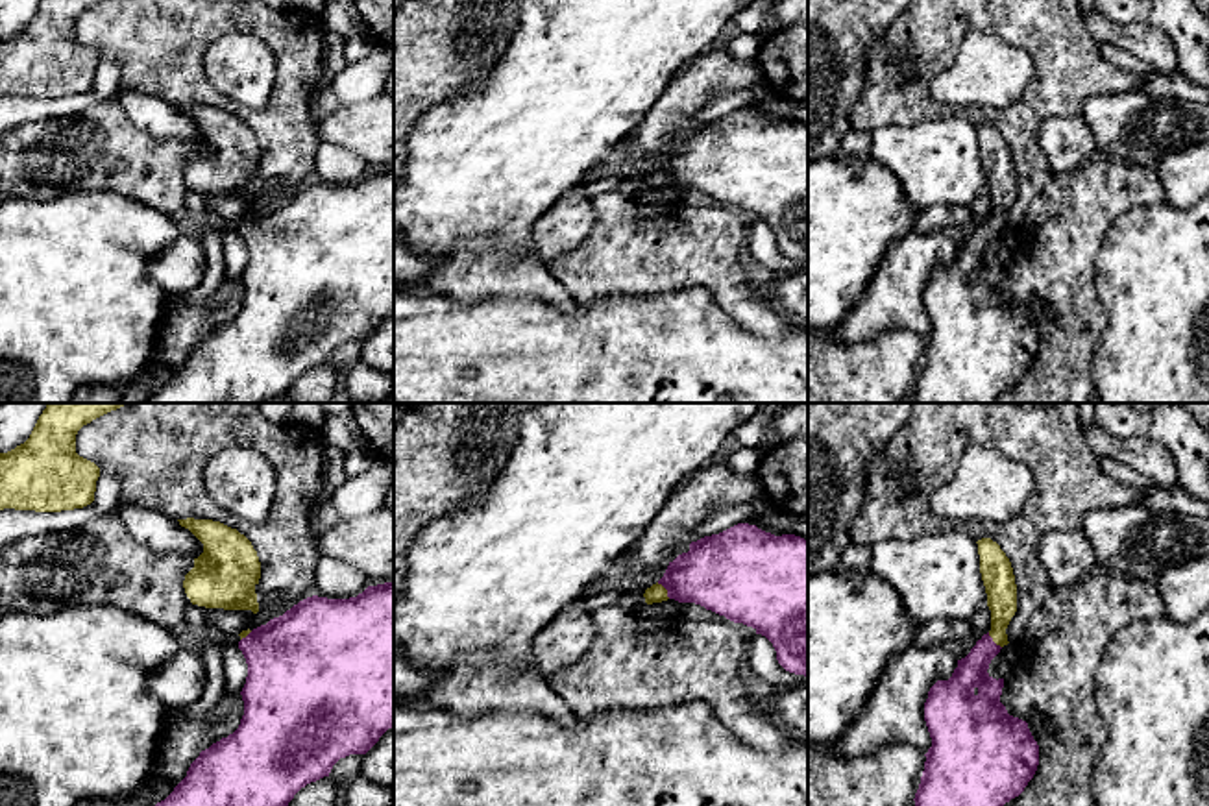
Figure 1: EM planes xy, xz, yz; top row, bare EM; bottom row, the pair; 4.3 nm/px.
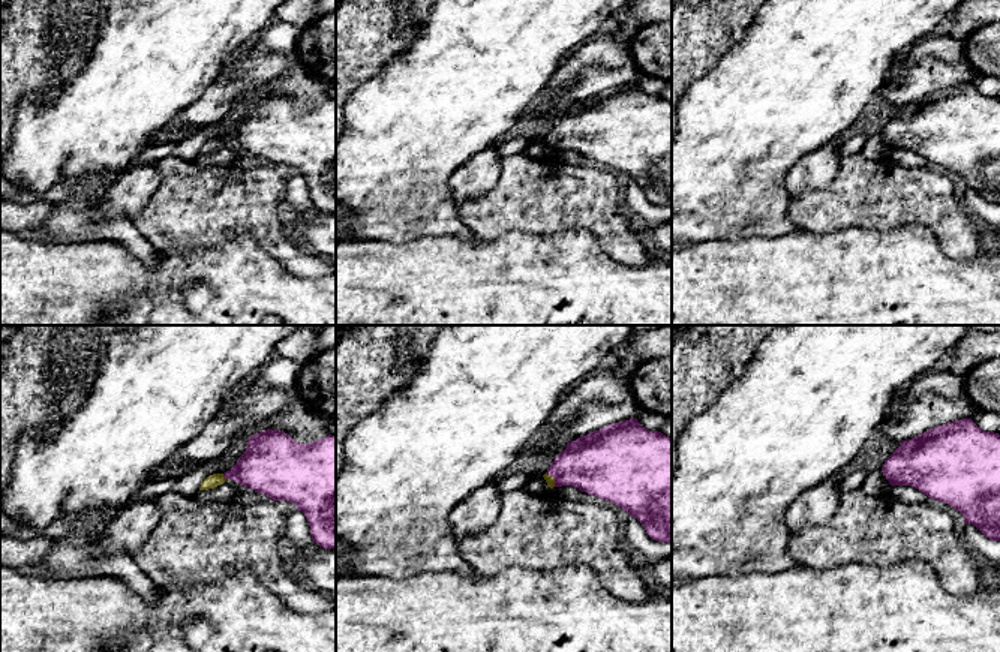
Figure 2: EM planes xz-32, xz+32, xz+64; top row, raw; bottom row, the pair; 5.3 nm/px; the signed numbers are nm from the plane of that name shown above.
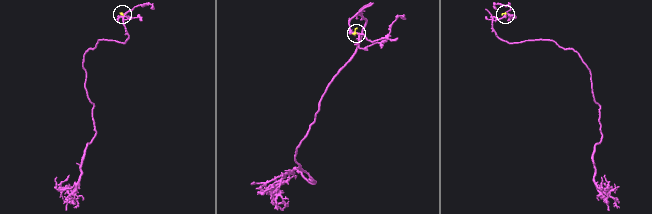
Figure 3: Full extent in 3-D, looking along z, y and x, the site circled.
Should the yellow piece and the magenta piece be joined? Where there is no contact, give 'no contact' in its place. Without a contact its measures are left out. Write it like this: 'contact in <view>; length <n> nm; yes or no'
contact in xz; length 90 nm; yes

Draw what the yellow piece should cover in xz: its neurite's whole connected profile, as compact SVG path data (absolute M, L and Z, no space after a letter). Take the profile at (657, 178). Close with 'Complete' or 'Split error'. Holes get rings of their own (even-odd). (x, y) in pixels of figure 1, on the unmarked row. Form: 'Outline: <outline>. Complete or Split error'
Outline: M738 109L719 120L690 129L690 137L669 148L664 163L645 176L645 189L675 185L695 189L765 222L778 250L808 263L808 126L775 122L756 111Z. Split error

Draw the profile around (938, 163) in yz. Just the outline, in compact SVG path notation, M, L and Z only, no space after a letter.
M952 113L910 128L871 131L869 155L900 181L911 207L971 205L987 187L976 126Z

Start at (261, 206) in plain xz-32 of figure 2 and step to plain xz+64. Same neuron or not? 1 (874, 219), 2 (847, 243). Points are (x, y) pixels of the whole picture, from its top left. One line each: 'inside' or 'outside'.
1: inside
2: outside

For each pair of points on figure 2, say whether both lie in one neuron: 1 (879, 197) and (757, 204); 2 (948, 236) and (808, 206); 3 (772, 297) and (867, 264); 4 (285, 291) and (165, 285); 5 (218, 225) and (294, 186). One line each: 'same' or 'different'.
1: different
2: same
3: same
4: same
5: different

